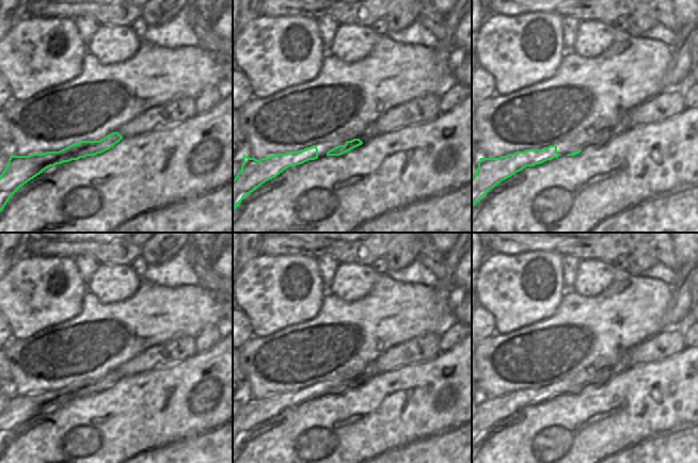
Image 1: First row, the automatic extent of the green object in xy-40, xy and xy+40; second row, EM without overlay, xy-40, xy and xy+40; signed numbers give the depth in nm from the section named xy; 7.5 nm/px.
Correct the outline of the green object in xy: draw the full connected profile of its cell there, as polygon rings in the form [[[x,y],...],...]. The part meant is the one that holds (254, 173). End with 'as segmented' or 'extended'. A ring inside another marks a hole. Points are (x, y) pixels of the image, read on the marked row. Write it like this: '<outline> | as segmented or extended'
[[[365,133],[345,134],[298,151],[276,154],[259,160],[249,158],[243,154],[241,170],[233,179],[233,209],[241,203],[244,196],[266,181],[280,175],[289,166],[296,166],[323,156],[340,156],[362,145],[366,140]]] | extended

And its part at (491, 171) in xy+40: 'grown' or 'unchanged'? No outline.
grown

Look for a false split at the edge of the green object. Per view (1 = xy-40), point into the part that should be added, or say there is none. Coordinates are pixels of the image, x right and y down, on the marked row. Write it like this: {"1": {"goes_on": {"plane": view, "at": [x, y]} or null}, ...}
{"1": {"goes_on": null}}

